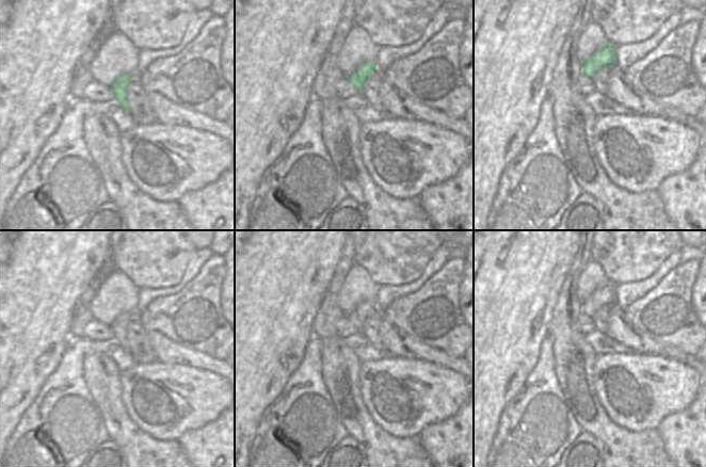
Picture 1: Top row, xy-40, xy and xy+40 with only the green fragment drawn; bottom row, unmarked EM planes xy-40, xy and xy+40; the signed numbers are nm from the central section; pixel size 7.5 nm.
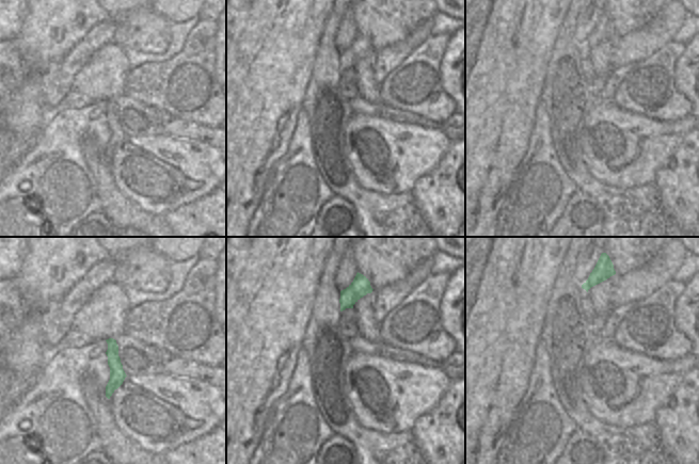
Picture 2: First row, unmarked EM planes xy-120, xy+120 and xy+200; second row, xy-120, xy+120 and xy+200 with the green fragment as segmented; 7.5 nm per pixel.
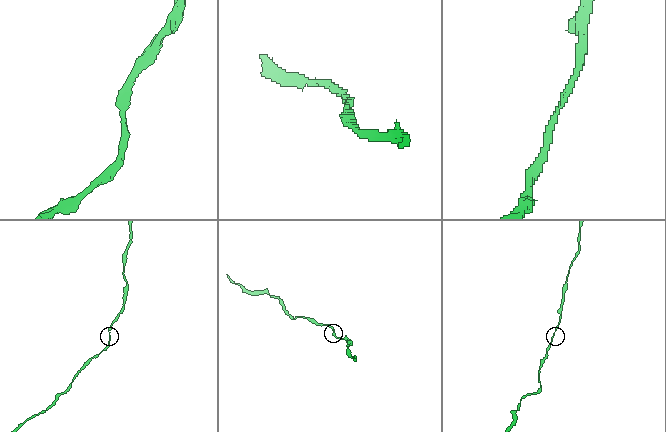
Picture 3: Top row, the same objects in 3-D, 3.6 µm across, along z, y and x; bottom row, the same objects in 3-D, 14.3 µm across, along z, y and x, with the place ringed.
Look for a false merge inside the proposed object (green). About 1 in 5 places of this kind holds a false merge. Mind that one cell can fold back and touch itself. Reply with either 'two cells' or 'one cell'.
one cell

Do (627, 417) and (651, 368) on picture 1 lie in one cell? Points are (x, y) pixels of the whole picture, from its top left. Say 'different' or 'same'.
same

